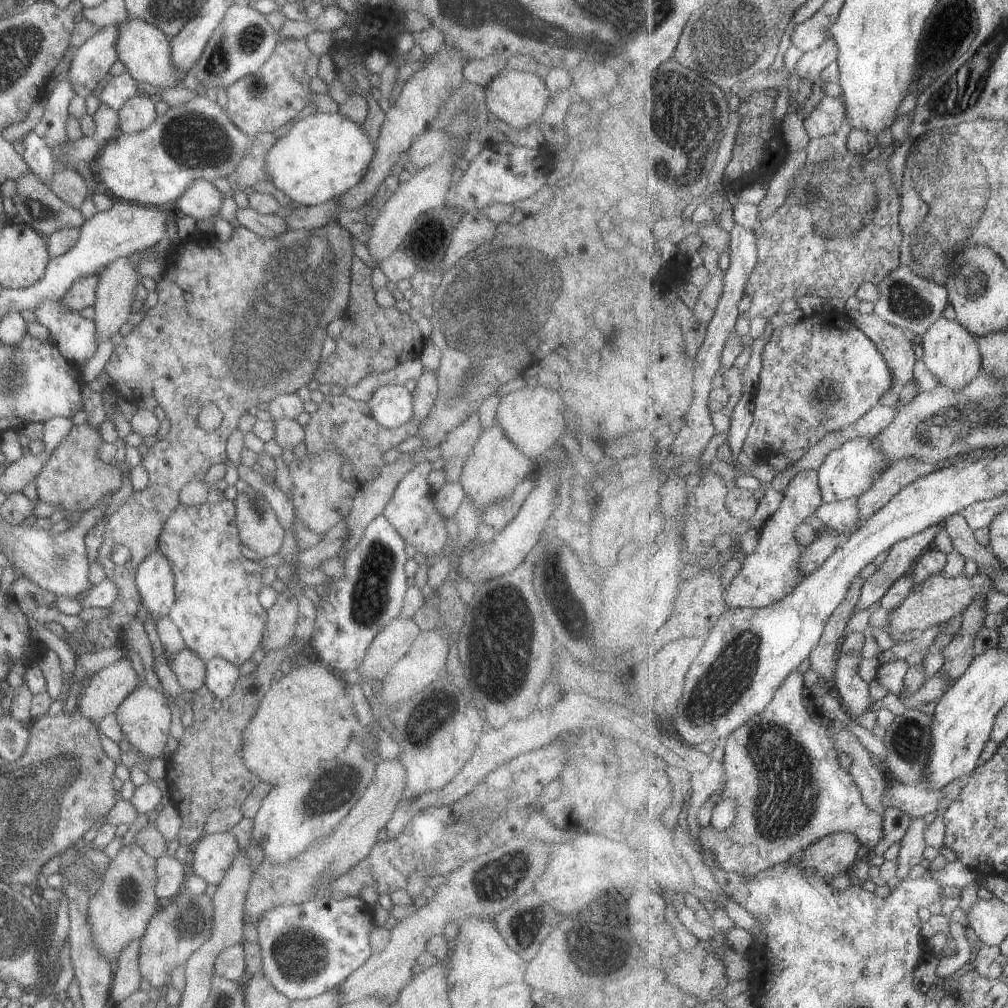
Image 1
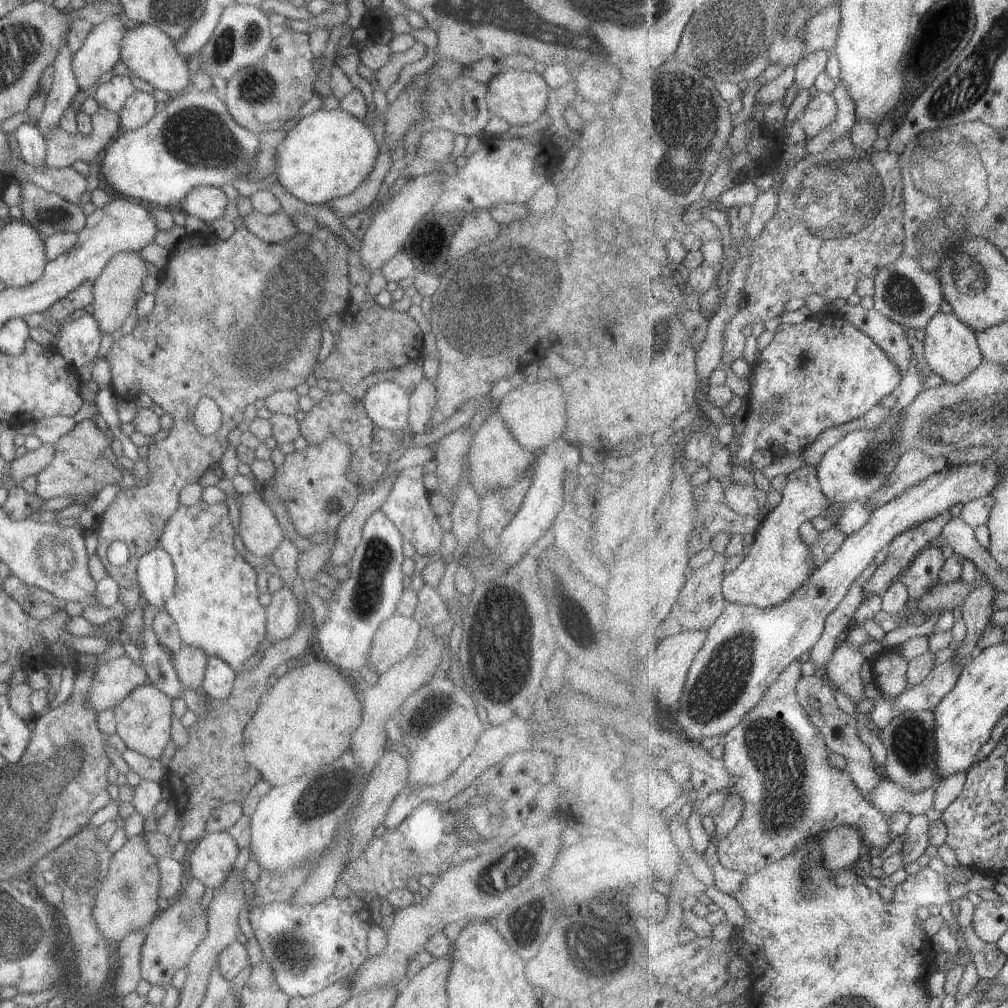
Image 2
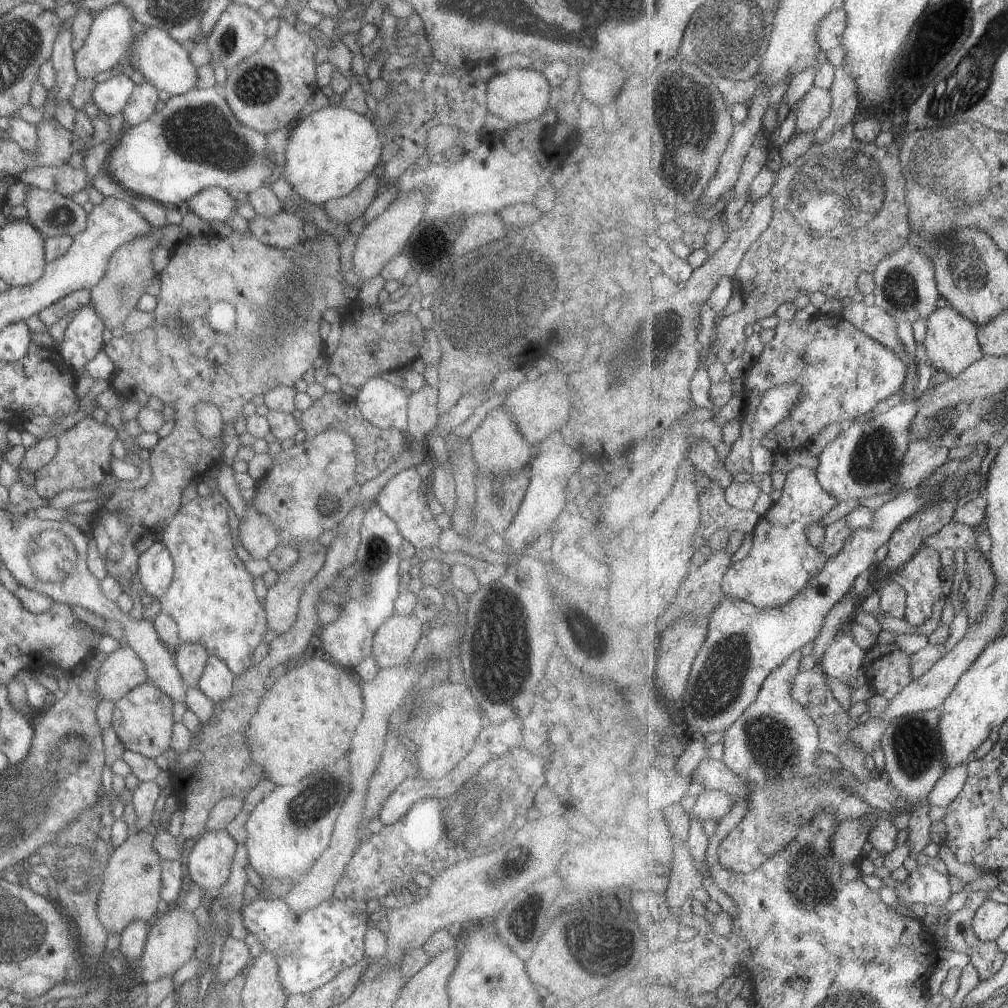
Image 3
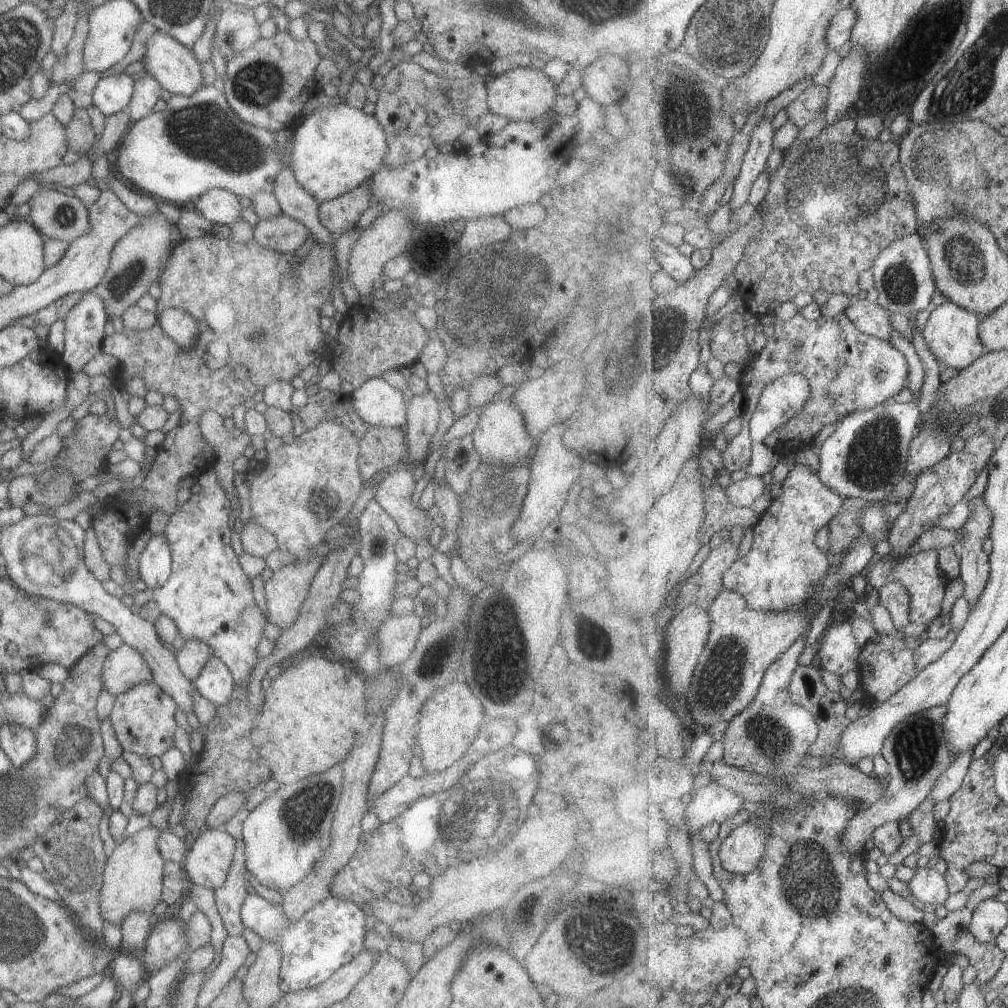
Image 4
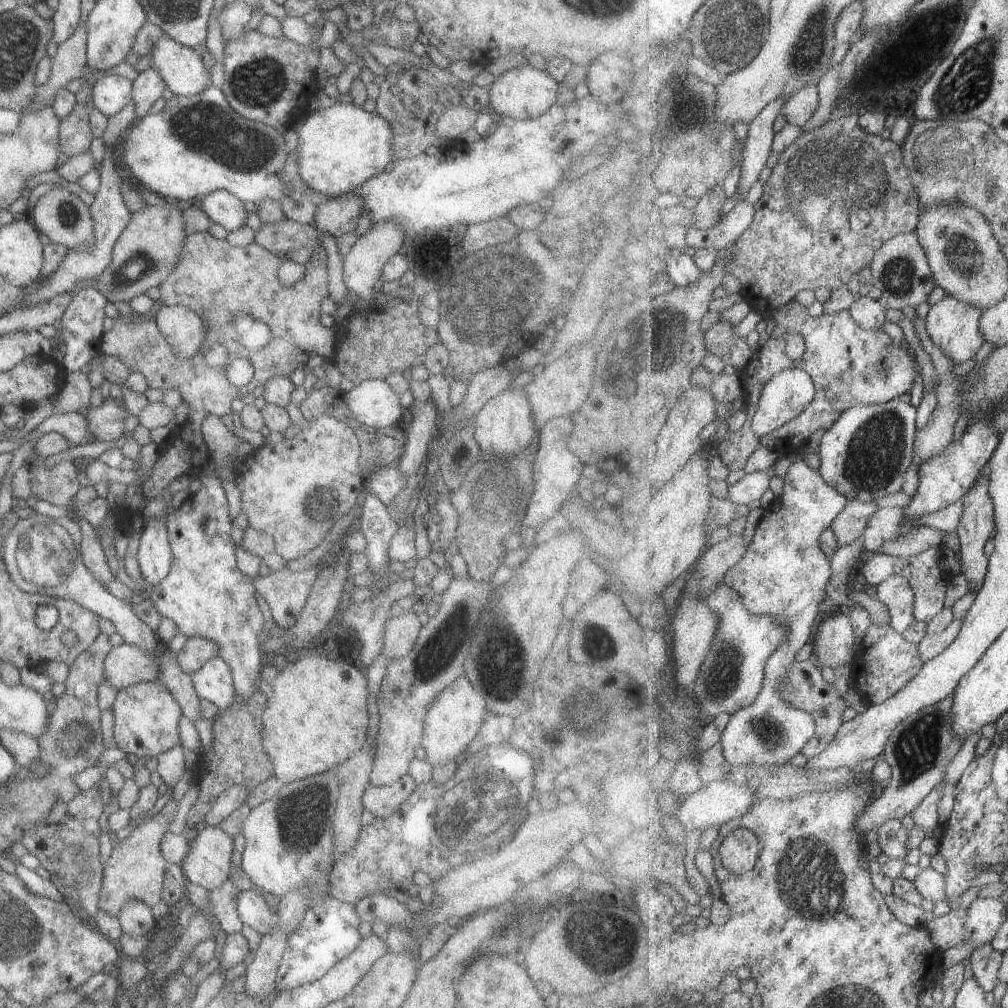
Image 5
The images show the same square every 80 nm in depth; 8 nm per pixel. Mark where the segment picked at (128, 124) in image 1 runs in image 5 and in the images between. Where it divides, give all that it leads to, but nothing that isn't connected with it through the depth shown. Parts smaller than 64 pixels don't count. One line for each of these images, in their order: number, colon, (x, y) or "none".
2: (137, 110)
3: (141, 104)
4: (145, 93)
5: (147, 87)

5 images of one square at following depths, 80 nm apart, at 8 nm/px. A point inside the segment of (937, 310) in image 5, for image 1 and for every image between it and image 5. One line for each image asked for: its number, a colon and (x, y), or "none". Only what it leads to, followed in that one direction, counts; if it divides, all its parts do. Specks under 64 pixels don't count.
1: (952, 354)
2: (951, 349)
3: (952, 341)
4: (952, 333)

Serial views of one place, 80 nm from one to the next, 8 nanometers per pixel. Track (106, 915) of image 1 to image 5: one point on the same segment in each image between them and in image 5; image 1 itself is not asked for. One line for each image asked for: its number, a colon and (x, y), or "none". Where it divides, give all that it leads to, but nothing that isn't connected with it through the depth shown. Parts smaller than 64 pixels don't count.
2: (126, 900)
3: (130, 887)
4: (131, 880)
5: (135, 869)

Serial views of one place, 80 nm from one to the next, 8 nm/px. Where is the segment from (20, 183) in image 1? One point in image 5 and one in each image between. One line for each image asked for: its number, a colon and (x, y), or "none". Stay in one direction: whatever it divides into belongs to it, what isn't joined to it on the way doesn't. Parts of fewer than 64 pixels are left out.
2: (48, 213)
3: (52, 215)
4: (59, 217)
5: (63, 217)

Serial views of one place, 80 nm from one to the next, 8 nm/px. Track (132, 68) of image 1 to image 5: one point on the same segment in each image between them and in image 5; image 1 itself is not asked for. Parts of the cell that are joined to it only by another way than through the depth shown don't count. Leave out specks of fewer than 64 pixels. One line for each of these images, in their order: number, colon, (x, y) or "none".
2: (148, 54)
3: (163, 62)
4: (174, 66)
5: (182, 70)

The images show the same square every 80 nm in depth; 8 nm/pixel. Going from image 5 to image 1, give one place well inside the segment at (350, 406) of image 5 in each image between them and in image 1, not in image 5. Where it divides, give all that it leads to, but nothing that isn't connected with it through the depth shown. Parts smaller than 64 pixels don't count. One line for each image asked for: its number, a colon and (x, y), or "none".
1: (390, 405)
2: (386, 404)
3: (383, 405)
4: (376, 403)

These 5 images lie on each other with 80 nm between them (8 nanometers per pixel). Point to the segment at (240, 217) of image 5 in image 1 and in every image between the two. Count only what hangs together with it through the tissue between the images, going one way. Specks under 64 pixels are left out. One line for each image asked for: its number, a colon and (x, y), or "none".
1: (201, 200)
2: (207, 203)
3: (213, 204)
4: (217, 206)

